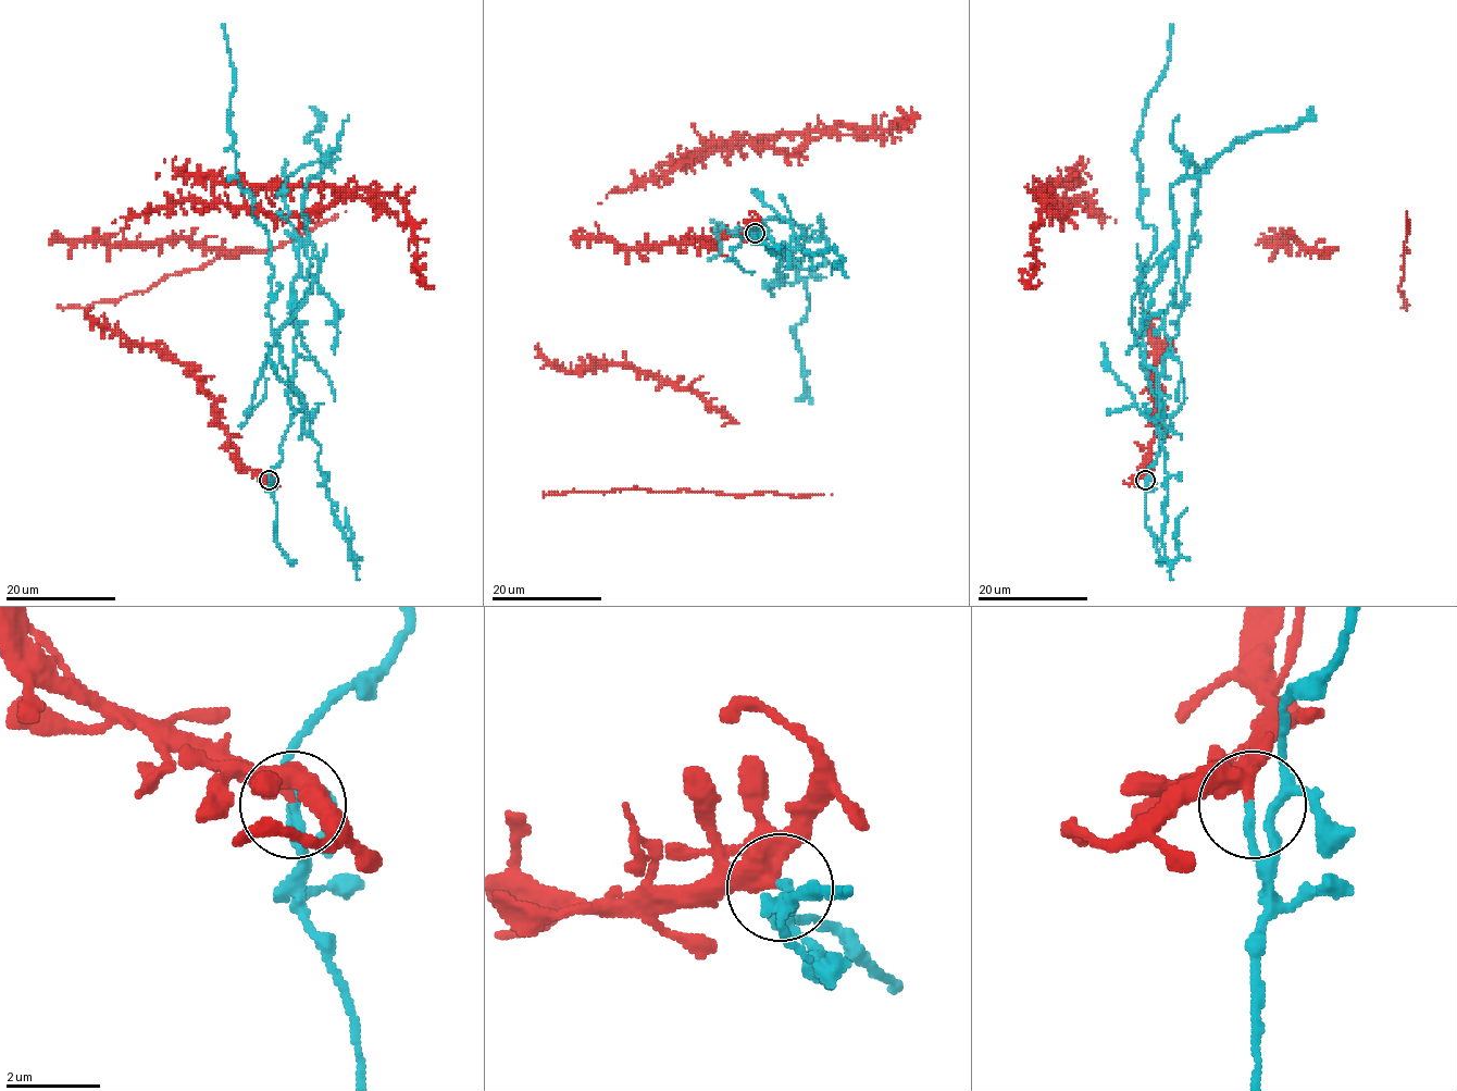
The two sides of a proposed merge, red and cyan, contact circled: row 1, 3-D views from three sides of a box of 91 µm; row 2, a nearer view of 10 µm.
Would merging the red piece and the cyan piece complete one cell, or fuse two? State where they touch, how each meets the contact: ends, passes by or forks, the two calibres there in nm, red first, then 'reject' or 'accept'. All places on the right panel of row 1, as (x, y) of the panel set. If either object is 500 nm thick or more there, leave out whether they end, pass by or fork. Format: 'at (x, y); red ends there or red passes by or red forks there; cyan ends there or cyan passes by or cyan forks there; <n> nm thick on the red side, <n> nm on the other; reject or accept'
at (1145, 480); red ends there; cyan ends there; 400 nm thick on the red side, 180 nm on the other; reject

